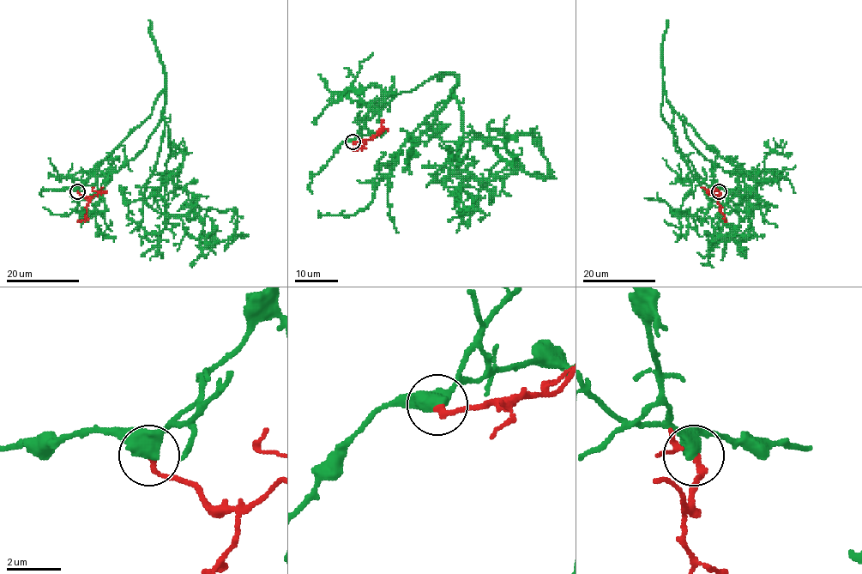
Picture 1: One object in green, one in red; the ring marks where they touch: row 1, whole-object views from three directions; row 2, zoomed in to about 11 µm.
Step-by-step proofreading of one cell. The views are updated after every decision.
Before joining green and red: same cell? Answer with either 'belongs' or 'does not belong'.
belongs

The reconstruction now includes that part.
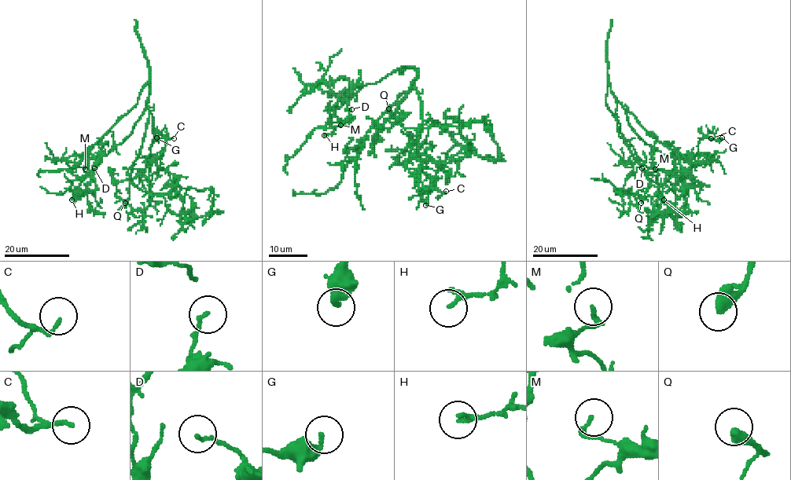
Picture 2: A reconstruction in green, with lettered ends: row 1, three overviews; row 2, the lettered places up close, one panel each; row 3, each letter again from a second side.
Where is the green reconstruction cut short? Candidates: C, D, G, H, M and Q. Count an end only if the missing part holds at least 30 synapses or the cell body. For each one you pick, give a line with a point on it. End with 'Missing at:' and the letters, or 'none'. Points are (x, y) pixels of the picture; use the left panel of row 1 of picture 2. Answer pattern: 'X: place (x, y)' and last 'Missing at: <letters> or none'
C: place (174, 138)
G: place (156, 137)
Q: place (125, 203)
Missing at: C, G, Q

